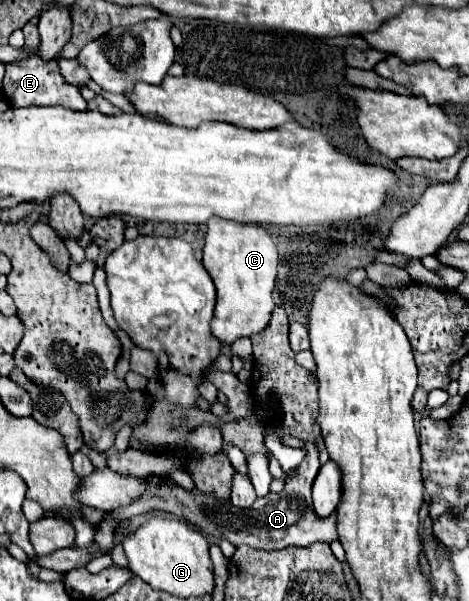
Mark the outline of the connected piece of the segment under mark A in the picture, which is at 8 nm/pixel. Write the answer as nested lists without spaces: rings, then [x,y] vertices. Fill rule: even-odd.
[[[307,443],[307,457],[299,463],[297,467],[297,475],[285,483],[285,489],[281,493],[269,493],[267,497],[257,499],[249,509],[233,509],[229,499],[223,499],[223,511],[221,511],[221,499],[215,495],[207,495],[201,493],[199,489],[183,489],[177,483],[173,483],[171,479],[161,479],[157,475],[149,477],[145,483],[145,491],[133,501],[133,505],[125,505],[125,507],[117,507],[113,511],[109,511],[109,517],[105,517],[101,521],[99,531],[95,533],[95,543],[103,549],[111,549],[113,547],[113,529],[123,521],[129,519],[133,515],[141,515],[147,513],[151,509],[159,509],[159,511],[167,511],[173,513],[181,519],[185,519],[189,525],[201,527],[201,533],[207,537],[215,537],[215,539],[227,539],[233,545],[249,545],[255,549],[263,549],[263,551],[277,551],[289,545],[311,545],[315,541],[323,541],[323,543],[331,543],[339,539],[337,533],[337,513],[329,515],[329,517],[319,517],[317,513],[313,513],[313,501],[311,501],[311,485],[317,477],[317,471],[321,467],[319,463],[319,451],[313,443]]]

